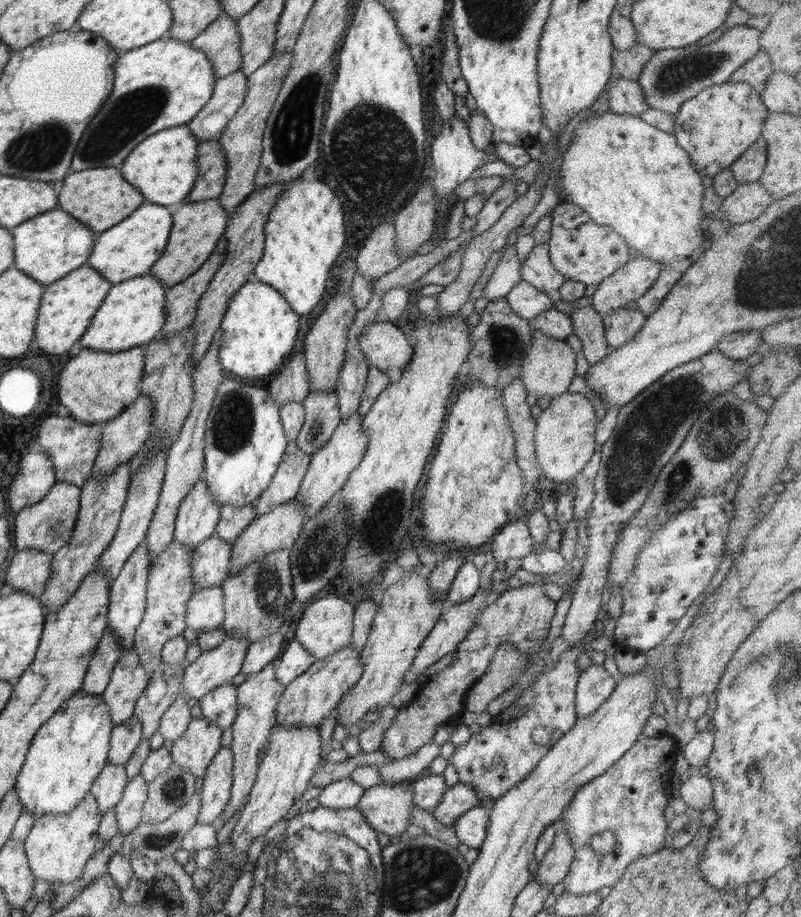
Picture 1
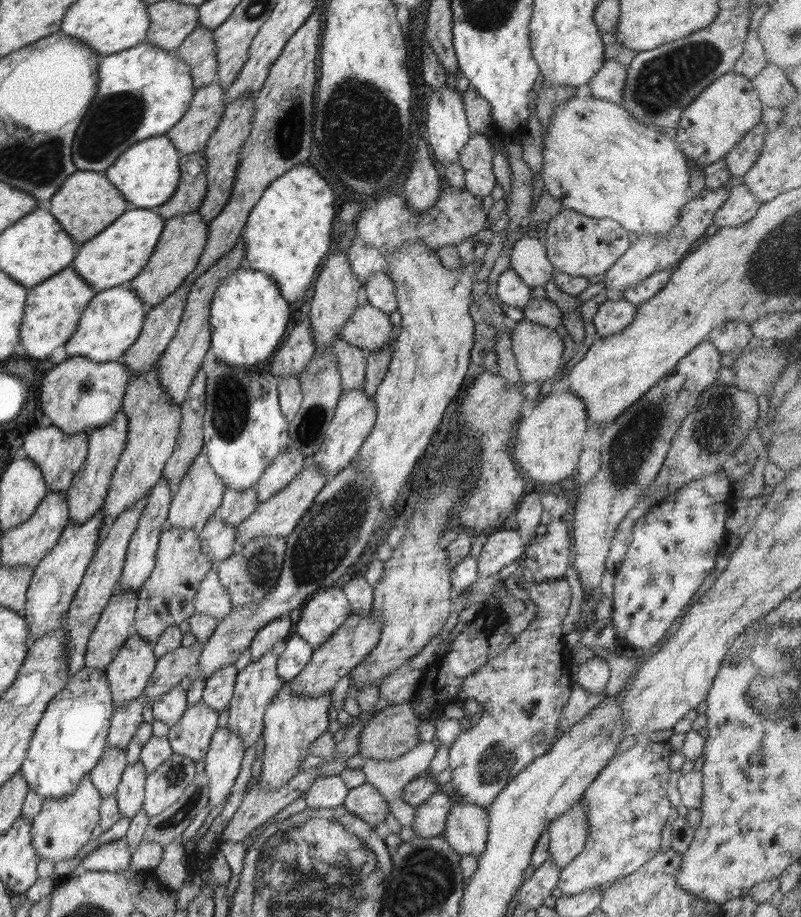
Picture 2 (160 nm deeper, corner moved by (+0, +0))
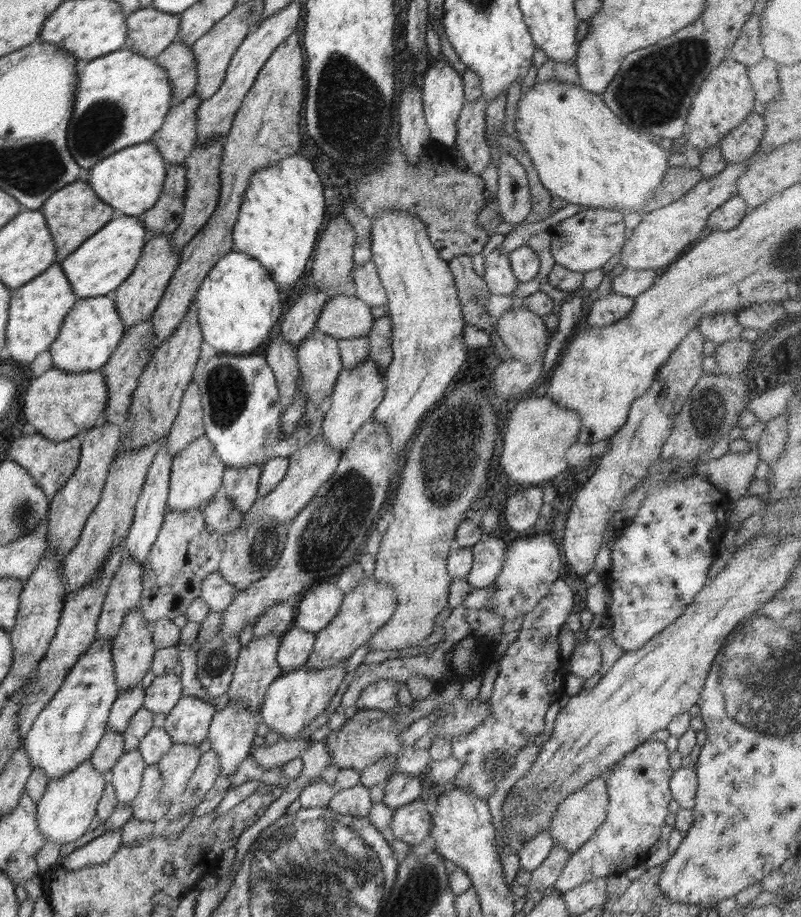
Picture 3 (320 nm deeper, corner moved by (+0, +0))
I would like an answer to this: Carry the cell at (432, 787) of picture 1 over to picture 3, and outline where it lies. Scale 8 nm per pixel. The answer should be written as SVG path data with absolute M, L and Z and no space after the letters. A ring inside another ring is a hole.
M393 774L385 781L384 797L381 800L390 809L414 802L422 794L422 776Z

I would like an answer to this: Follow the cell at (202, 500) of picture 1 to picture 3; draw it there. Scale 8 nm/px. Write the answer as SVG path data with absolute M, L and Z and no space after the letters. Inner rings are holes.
M200 436L186 446L186 450L178 452L171 459L170 489L167 506L177 511L198 509L206 506L207 502L223 488L225 466L220 462L214 446L206 436Z

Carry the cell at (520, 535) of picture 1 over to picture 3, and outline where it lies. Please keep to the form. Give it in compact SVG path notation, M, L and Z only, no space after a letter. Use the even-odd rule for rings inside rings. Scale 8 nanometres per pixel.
M491 536L486 542L479 541L469 549L473 554L473 563L466 576L467 581L474 589L492 585L501 573L508 546L503 540Z

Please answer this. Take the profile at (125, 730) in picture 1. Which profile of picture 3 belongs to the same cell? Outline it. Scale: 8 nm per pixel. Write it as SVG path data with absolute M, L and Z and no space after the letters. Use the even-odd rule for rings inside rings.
M141 684L130 686L130 690L120 691L113 702L107 726L123 734L136 710L143 706L144 695Z

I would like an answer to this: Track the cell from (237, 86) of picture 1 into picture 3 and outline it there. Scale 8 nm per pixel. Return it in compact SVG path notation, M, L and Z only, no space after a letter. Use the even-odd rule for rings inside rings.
M195 95L177 102L167 112L159 130L148 140L168 165L183 164L194 150L198 134L196 111L201 102L201 98Z

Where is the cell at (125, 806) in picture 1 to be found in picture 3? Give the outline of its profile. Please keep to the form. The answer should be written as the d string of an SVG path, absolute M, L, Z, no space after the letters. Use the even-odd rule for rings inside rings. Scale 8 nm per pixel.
M136 748L128 752L124 751L111 768L110 782L115 788L120 803L130 805L137 797L146 765L140 751Z

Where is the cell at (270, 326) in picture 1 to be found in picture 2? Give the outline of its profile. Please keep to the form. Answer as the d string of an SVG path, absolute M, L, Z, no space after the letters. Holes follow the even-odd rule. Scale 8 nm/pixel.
M247 265L238 267L218 285L210 303L211 346L218 361L253 368L270 358L283 341L292 308L267 274Z

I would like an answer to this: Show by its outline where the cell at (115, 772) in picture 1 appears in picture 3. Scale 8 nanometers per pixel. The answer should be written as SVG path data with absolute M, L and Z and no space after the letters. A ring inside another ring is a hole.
M107 727L100 742L98 742L98 746L96 746L92 756L89 758L95 769L107 778L107 782L110 782L111 768L124 752L124 743L122 733Z

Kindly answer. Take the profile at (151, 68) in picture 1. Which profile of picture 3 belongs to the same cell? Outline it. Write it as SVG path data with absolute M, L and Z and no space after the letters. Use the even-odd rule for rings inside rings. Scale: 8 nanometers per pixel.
M116 50L79 68L73 112L67 128L67 147L85 170L127 146L152 138L172 108L173 90L167 72L152 59L130 51Z

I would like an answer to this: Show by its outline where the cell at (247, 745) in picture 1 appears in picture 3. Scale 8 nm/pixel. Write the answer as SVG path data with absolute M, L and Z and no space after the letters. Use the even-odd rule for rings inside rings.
M268 633L259 637L252 637L247 645L239 650L236 666L233 672L233 680L228 690L230 701L242 701L253 712L260 712L270 684L278 678L283 668L277 661L277 650L280 646L279 637Z

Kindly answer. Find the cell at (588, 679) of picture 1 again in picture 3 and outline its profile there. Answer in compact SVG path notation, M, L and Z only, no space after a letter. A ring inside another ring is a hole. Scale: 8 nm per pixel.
M586 639L575 645L571 657L566 661L570 664L570 673L580 679L588 679L595 675L601 667L602 657L597 641Z

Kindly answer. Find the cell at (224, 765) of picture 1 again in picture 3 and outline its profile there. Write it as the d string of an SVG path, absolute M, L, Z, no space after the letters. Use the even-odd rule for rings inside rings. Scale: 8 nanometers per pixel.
M230 701L222 710L216 711L209 724L209 740L212 749L220 757L222 774L232 776L238 770L241 762L251 754L251 749L256 736L256 727L260 722L260 712L253 713L245 702Z

